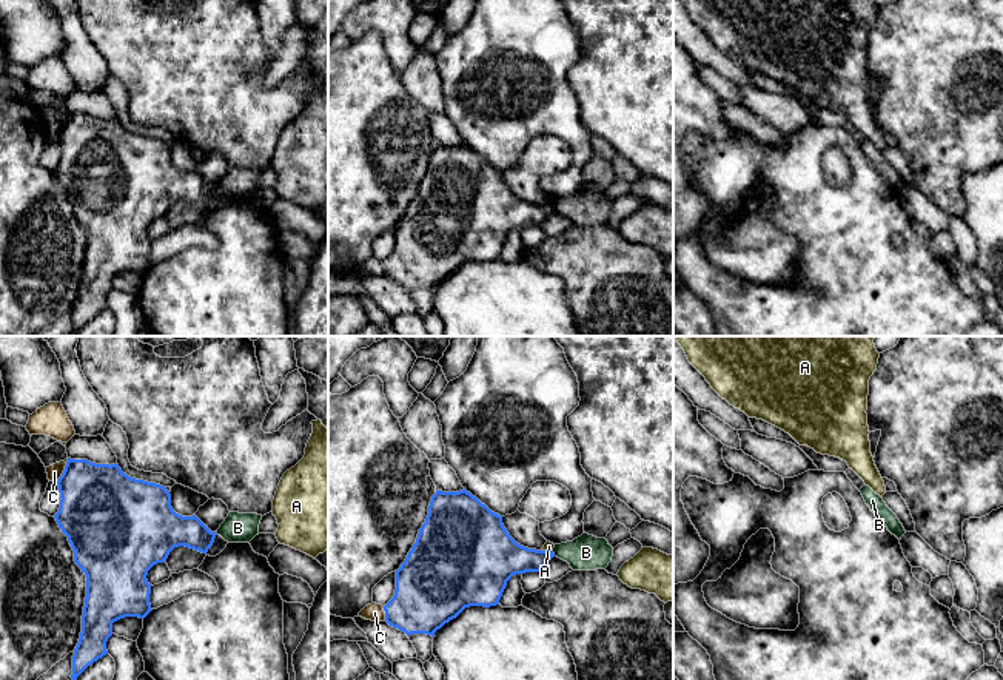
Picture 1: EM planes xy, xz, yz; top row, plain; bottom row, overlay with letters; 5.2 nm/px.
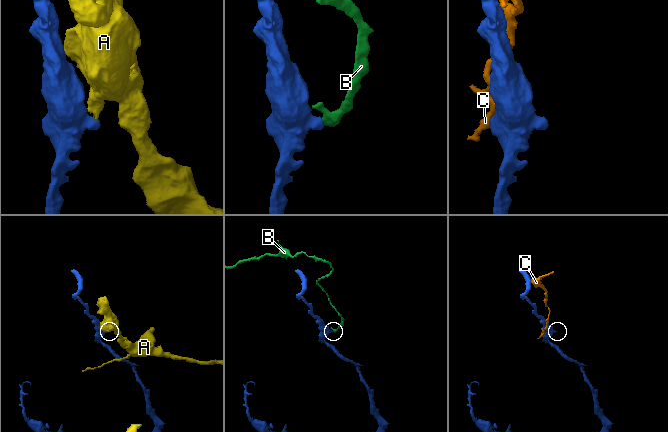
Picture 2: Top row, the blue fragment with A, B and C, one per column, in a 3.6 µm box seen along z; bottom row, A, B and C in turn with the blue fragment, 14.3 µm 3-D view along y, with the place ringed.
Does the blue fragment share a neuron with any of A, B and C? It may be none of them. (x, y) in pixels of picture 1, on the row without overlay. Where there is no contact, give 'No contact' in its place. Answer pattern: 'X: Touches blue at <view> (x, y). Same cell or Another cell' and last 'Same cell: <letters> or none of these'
A: Touches blue at xz (547, 205). Another cell
B: Touches blue at xz (553, 208). Another cell
C: Touches blue at xy (63, 125). Another cell
Same cell: none of these

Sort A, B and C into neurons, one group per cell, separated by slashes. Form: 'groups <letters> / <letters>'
groups A / B / C

